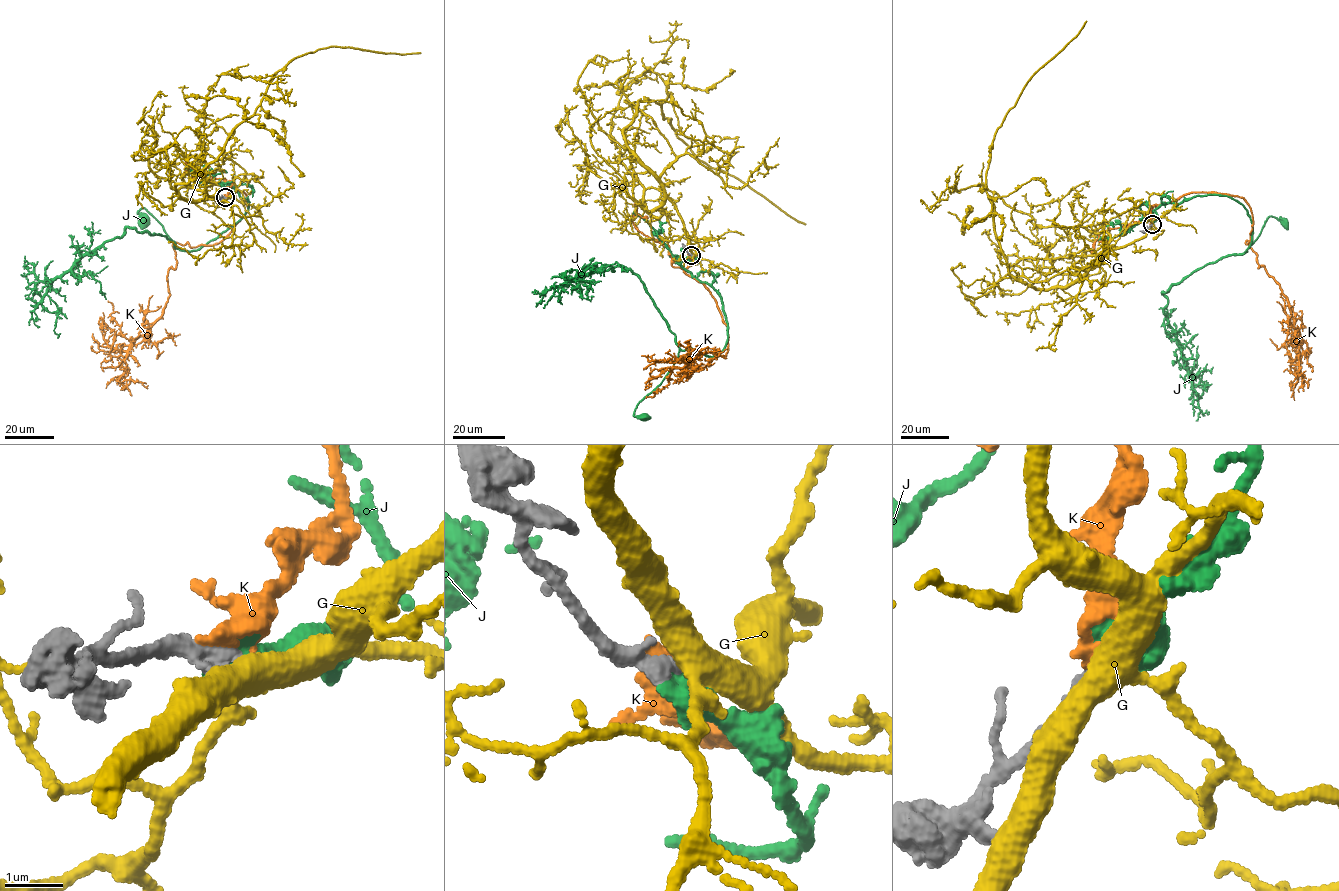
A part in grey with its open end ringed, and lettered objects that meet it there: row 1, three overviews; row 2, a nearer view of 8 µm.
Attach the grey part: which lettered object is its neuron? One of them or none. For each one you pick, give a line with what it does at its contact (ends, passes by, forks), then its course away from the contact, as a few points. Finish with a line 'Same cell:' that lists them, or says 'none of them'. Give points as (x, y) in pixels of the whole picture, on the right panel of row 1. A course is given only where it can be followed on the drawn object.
J: it ends; course (1151, 224), (1157, 216), (1149, 209), (1209, 194), (1245, 207), (1252, 232), (1245, 252), (1268, 218), (1283, 222)
Same cell: J

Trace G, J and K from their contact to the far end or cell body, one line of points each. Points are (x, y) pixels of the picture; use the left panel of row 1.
G: (225, 198), (200, 201), (220, 199), (209, 196), (200, 172), (285, 65), (332, 46), (421, 52)
J: (225, 197), (227, 183), (220, 184), (234, 188), (248, 210), (196, 250), (176, 247), (143, 208), (144, 221)
K: (225, 197), (229, 180), (245, 214), (218, 243), (173, 244), (164, 312), (126, 351), (112, 351), (107, 301)

